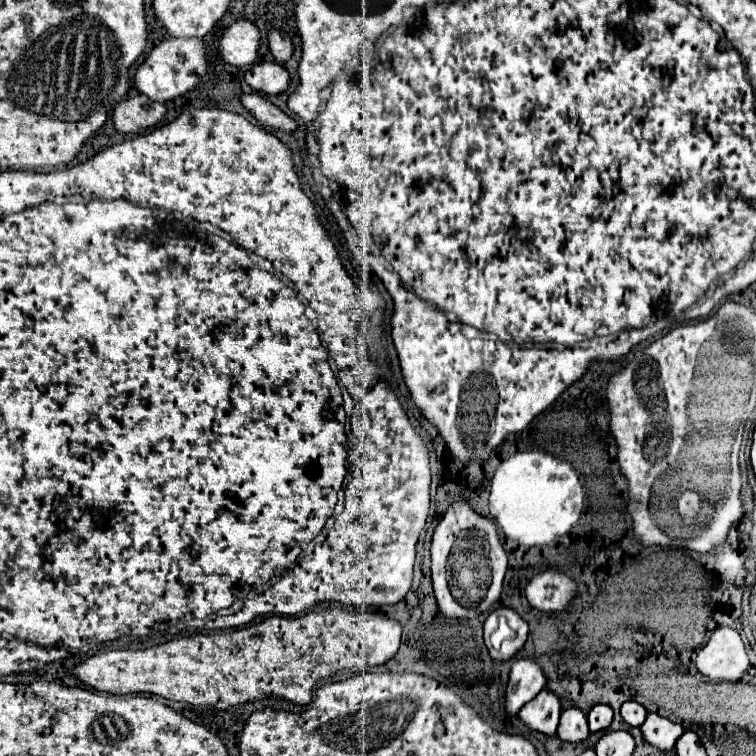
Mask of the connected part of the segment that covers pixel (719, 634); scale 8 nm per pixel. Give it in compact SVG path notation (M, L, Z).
M721 626L697 654L697 670L715 682L737 682L749 668L749 658L739 632Z

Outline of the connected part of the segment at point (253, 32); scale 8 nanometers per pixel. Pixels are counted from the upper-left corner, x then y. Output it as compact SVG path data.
M241 18L223 32L219 52L233 66L251 66L259 52L259 40L259 28L251 20Z

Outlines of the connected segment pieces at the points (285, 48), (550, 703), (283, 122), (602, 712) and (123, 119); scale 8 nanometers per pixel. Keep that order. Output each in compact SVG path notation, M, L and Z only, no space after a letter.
M273 30L269 32L269 50L279 64L285 64L293 56L293 42L285 32Z
M543 688L529 704L525 704L519 712L519 718L533 730L555 736L561 714L561 702L555 692Z
M243 94L241 102L247 108L247 112L255 116L263 126L271 126L285 132L295 132L299 126L291 116L287 116L281 108L277 108L275 104L271 104L267 98L259 94Z
M597 704L591 708L591 712L587 714L589 718L589 730L591 732L599 732L599 730L607 730L611 720L613 720L613 710L607 704Z
M139 94L115 106L113 122L119 132L141 134L153 128L155 124L159 124L165 112L167 112L167 106L163 102L157 102L147 98L145 94Z

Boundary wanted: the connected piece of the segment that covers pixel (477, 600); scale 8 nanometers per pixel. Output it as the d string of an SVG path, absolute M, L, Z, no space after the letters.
M451 496L451 504L431 538L431 574L433 574L433 588L439 610L445 616L455 616L455 618L475 618L481 612L487 612L499 600L505 572L507 572L507 552L499 542L495 520L477 514L465 496Z

